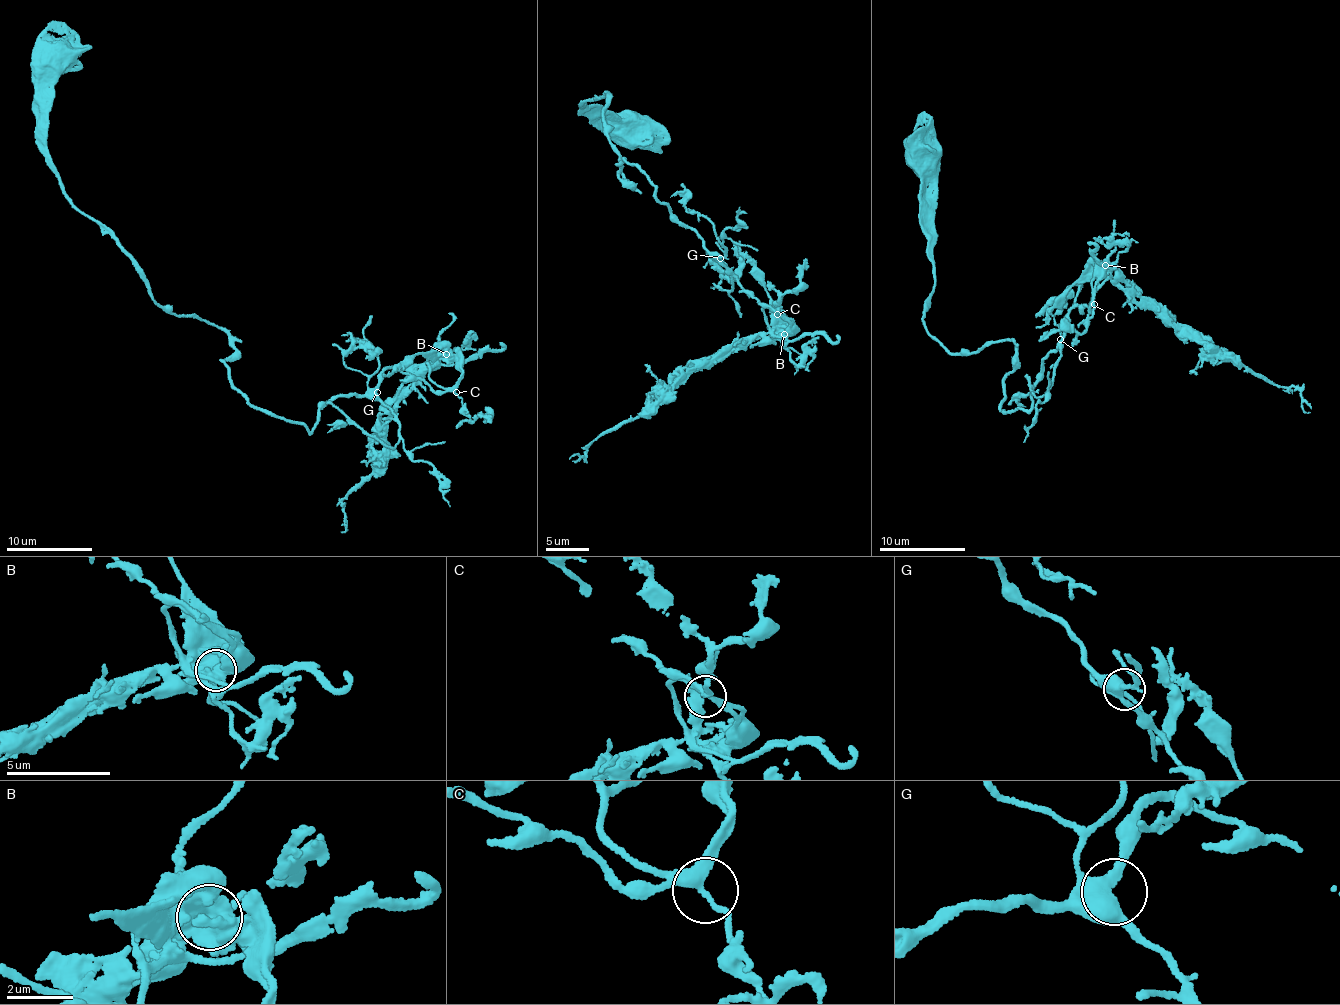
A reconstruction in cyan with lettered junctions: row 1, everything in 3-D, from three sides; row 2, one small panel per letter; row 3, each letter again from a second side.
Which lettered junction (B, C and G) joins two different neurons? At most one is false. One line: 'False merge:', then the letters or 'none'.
False merge: none

